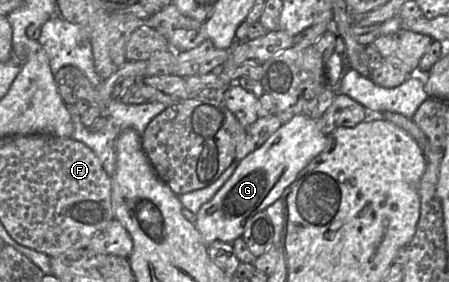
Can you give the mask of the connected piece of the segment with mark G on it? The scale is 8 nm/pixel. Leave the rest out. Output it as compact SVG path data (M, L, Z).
M303 114L295 115L290 121L283 124L257 150L243 158L233 174L216 192L216 194L201 206L196 214L195 227L206 245L219 240L233 243L242 237L246 221L278 200L284 190L296 179L297 174L327 146L328 136L319 127L319 119L312 119Z

